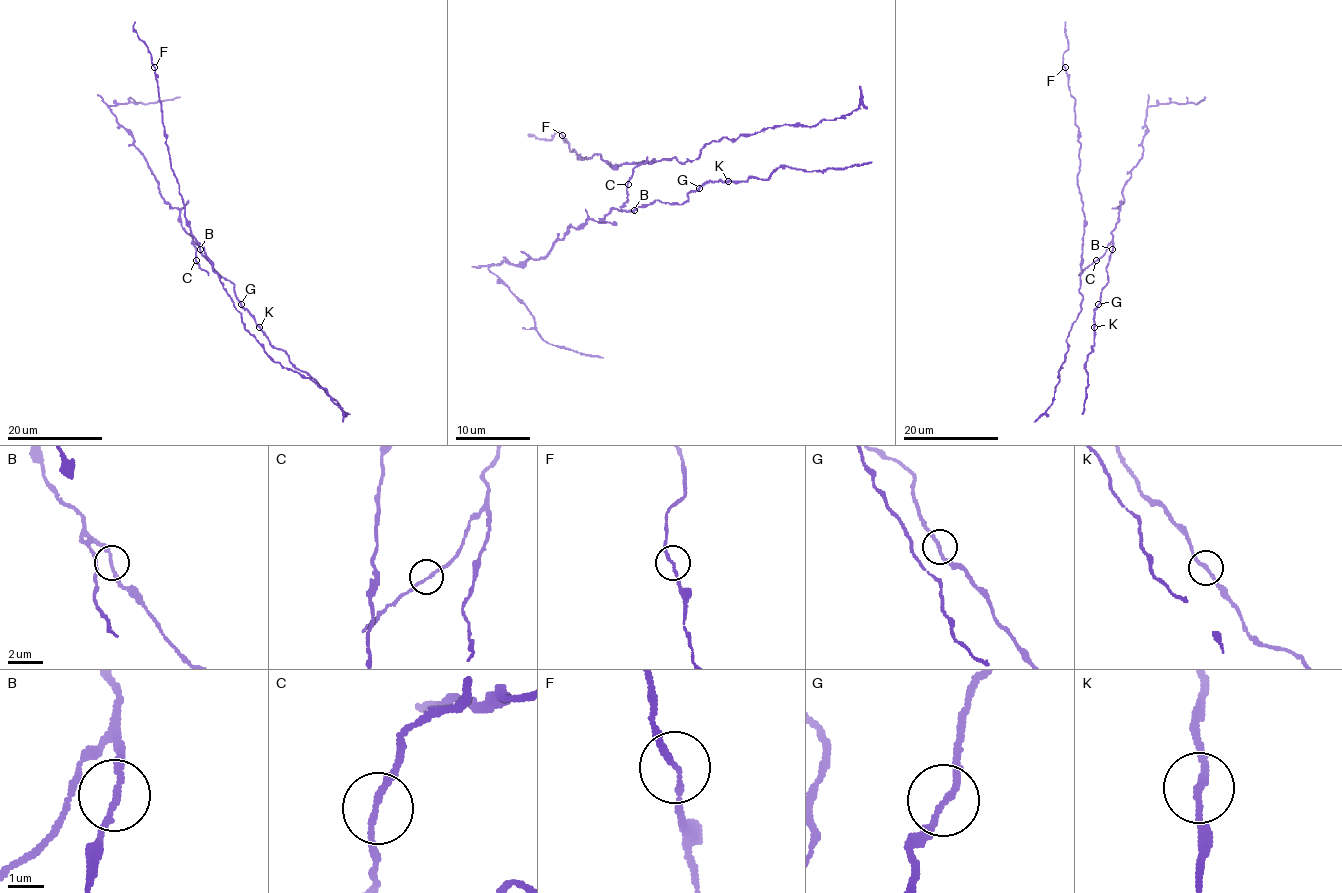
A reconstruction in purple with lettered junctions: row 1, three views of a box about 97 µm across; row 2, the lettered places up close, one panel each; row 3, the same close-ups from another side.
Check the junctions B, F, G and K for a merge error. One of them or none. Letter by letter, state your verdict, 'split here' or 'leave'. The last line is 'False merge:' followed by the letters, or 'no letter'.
B: split here
F: leave
G: leave
K: leave
False merge: B

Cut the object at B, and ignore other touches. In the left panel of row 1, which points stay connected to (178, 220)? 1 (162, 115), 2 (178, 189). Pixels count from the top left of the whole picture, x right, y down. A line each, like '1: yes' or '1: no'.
1: no
2: no

